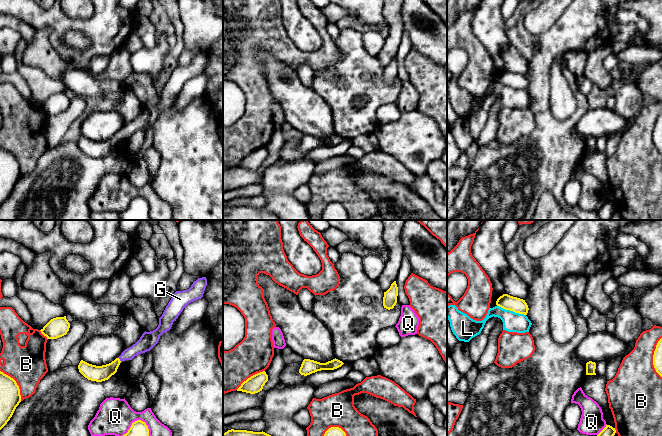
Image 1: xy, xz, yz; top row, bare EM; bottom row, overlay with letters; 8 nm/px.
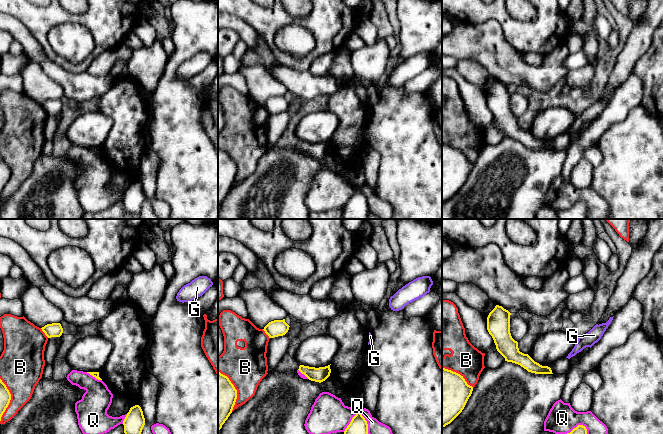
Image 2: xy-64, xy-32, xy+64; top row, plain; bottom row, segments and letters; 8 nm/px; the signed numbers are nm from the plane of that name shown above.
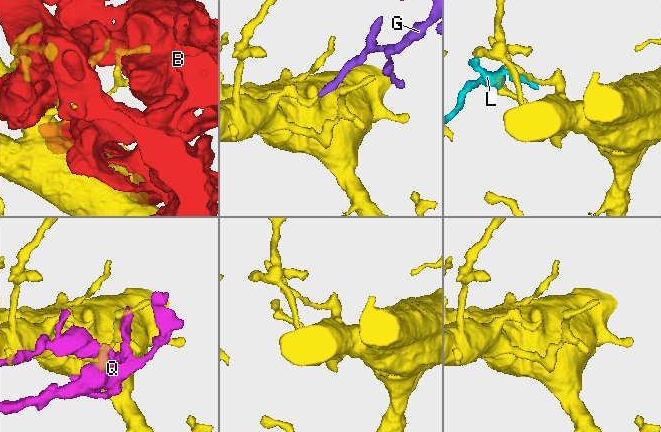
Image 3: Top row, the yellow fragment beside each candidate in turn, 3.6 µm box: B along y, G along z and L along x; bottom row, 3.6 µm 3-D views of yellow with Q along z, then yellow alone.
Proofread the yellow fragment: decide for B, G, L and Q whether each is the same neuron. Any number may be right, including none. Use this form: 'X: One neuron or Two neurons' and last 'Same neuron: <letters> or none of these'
B: Two neurons
G: One neuron
L: Two neurons
Q: Two neurons
Same neuron: G

